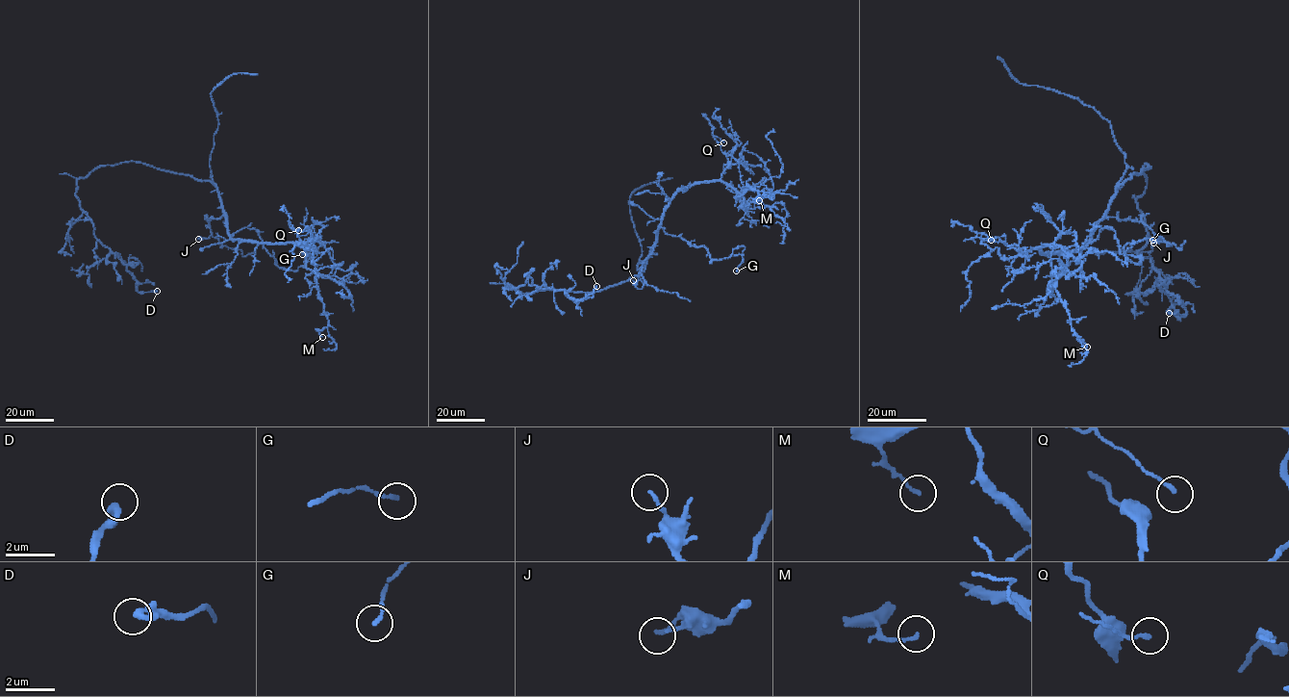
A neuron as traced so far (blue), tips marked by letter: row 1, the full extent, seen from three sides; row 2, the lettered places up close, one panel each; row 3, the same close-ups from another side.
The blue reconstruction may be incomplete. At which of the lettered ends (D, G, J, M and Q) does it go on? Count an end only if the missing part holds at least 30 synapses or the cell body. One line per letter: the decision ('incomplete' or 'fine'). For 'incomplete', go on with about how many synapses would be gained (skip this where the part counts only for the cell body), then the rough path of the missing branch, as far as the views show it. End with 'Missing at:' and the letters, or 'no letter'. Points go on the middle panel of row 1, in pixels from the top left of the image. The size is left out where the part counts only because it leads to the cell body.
D: fine
G: fine
J: fine
M: fine
Q: fine
Missing at: no letter

